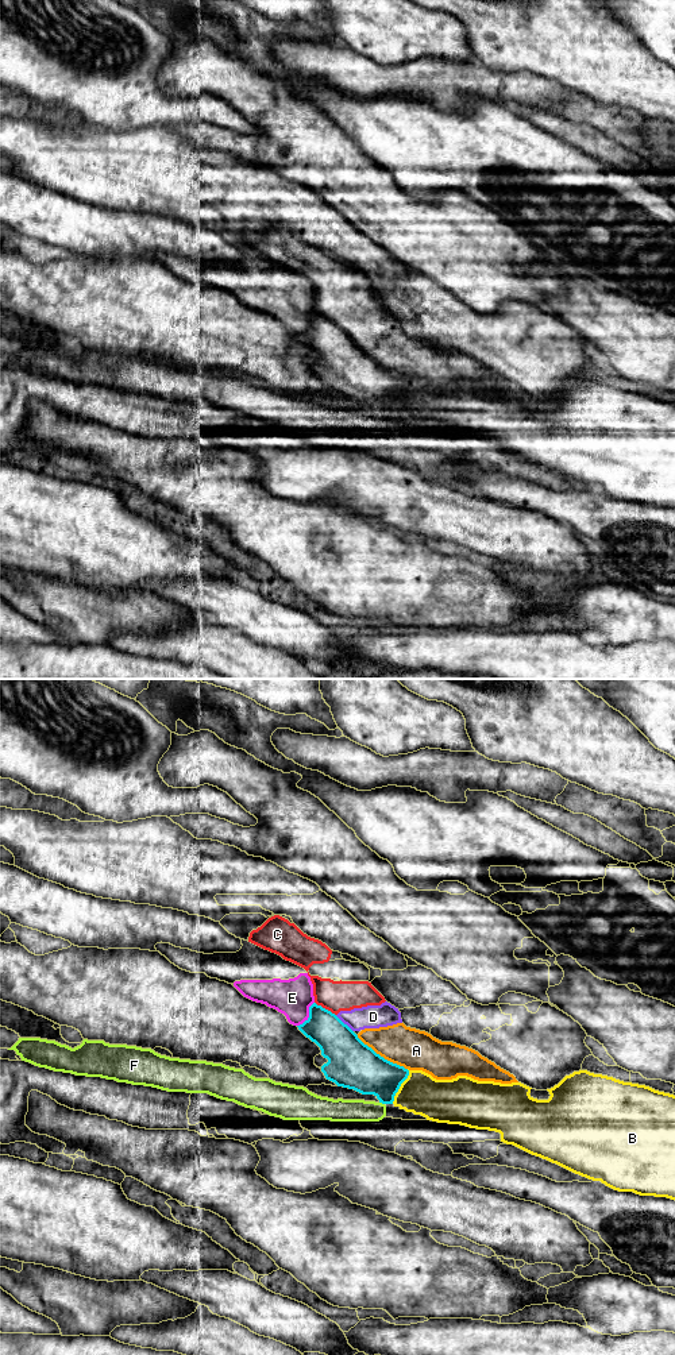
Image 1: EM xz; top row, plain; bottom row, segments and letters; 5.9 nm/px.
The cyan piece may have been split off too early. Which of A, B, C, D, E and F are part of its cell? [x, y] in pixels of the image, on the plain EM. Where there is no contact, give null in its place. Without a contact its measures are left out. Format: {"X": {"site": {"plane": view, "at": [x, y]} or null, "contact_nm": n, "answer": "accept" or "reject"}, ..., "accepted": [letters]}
{"A": {"site": {"plane": "xz", "at": [382, 366]}, "contact_nm": 360, "answer": "reject"}, "B": {"site": {"plane": "xz", "at": [400, 394]}, "contact_nm": 220, "answer": "reject"}, "C": {"site": {"plane": "xz", "at": [324, 317]}, "contact_nm": 150, "answer": "reject"}, "D": {"site": {"plane": "xz", "at": [343, 332]}, "contact_nm": 150, "answer": "reject"}, "E": {"site": {"plane": "xz", "at": [309, 324]}, "contact_nm": 180, "answer": "reject"}, "F": {"site": {"plane": "xz", "at": [382, 412]}, "contact_nm": 40, "answer": "reject"}, "accepted": []}

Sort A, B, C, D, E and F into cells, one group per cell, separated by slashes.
A C D / B / E / F

